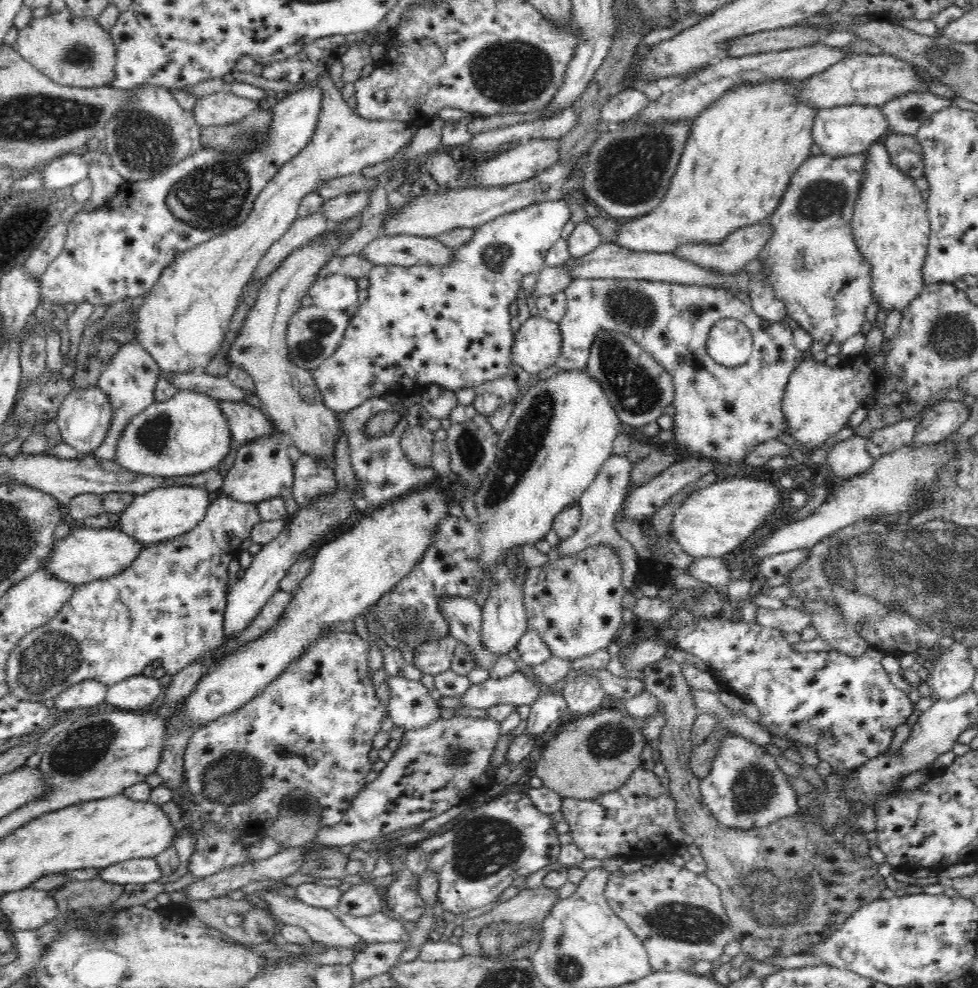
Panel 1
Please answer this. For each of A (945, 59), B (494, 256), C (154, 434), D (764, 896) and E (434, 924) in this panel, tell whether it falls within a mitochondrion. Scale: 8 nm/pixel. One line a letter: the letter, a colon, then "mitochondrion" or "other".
A: mitochondrion
B: mitochondrion
C: mitochondrion
D: mitochondrion
E: other

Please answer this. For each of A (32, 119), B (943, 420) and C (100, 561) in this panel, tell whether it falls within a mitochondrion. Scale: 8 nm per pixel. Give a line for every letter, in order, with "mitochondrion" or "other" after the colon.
A: mitochondrion
B: other
C: other

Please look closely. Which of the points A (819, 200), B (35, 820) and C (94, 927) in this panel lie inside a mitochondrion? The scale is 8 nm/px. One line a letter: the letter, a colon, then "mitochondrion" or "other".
A: mitochondrion
B: other
C: mitochondrion

